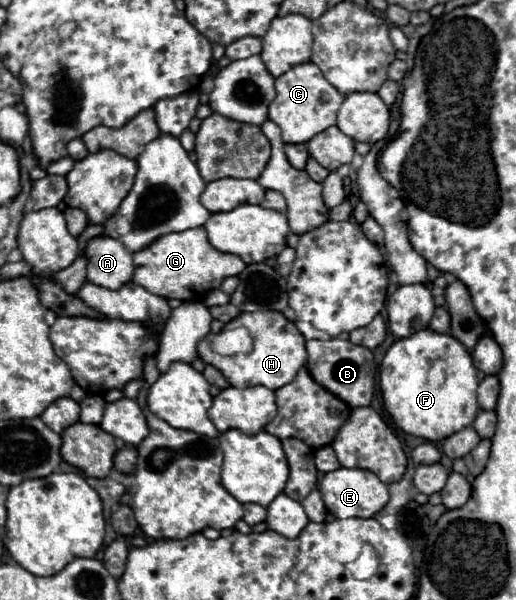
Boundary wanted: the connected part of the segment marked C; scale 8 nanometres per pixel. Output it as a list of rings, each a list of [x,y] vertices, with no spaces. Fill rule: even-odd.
[[[313,62],[293,66],[289,72],[275,80],[275,88],[277,96],[269,104],[269,120],[273,120],[281,128],[285,144],[305,144],[325,128],[333,126],[337,110],[345,100],[345,96],[325,80],[321,70]]]

